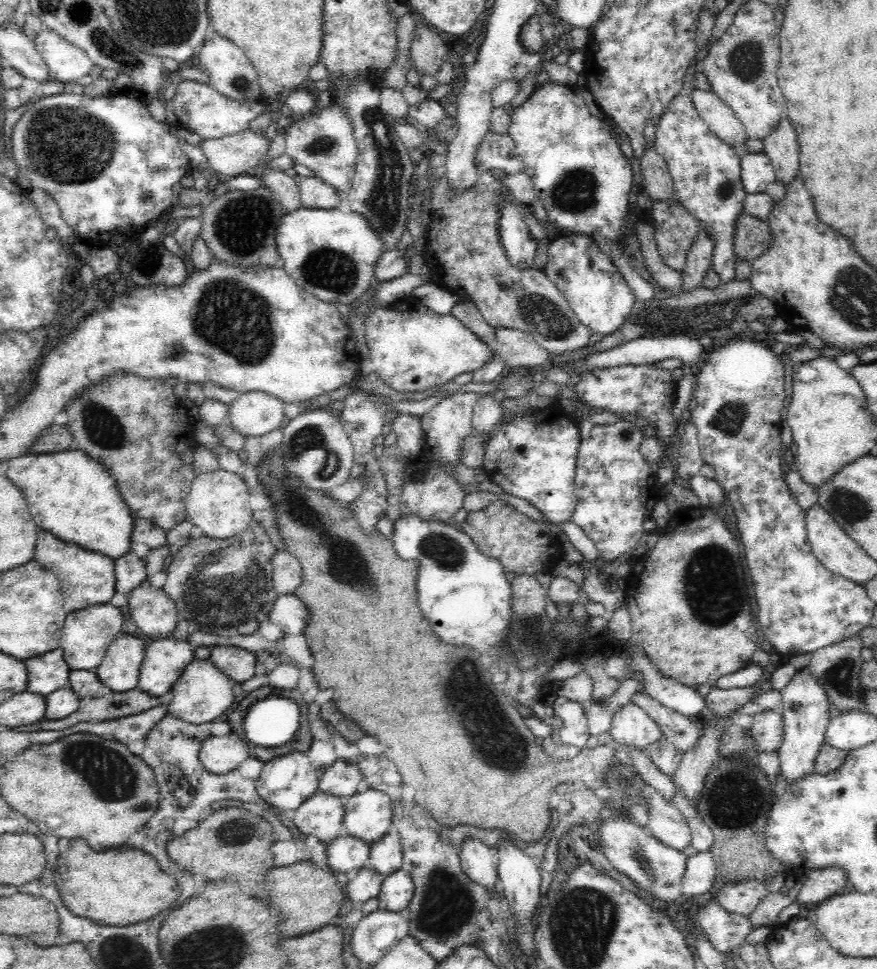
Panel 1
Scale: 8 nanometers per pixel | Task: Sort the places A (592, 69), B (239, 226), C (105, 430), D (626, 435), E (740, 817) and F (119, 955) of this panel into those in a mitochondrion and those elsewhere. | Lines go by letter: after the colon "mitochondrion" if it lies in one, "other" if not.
A: other
B: mitochondrion
C: mitochondrion
D: mitochondrion
E: other
F: mitochondrion

